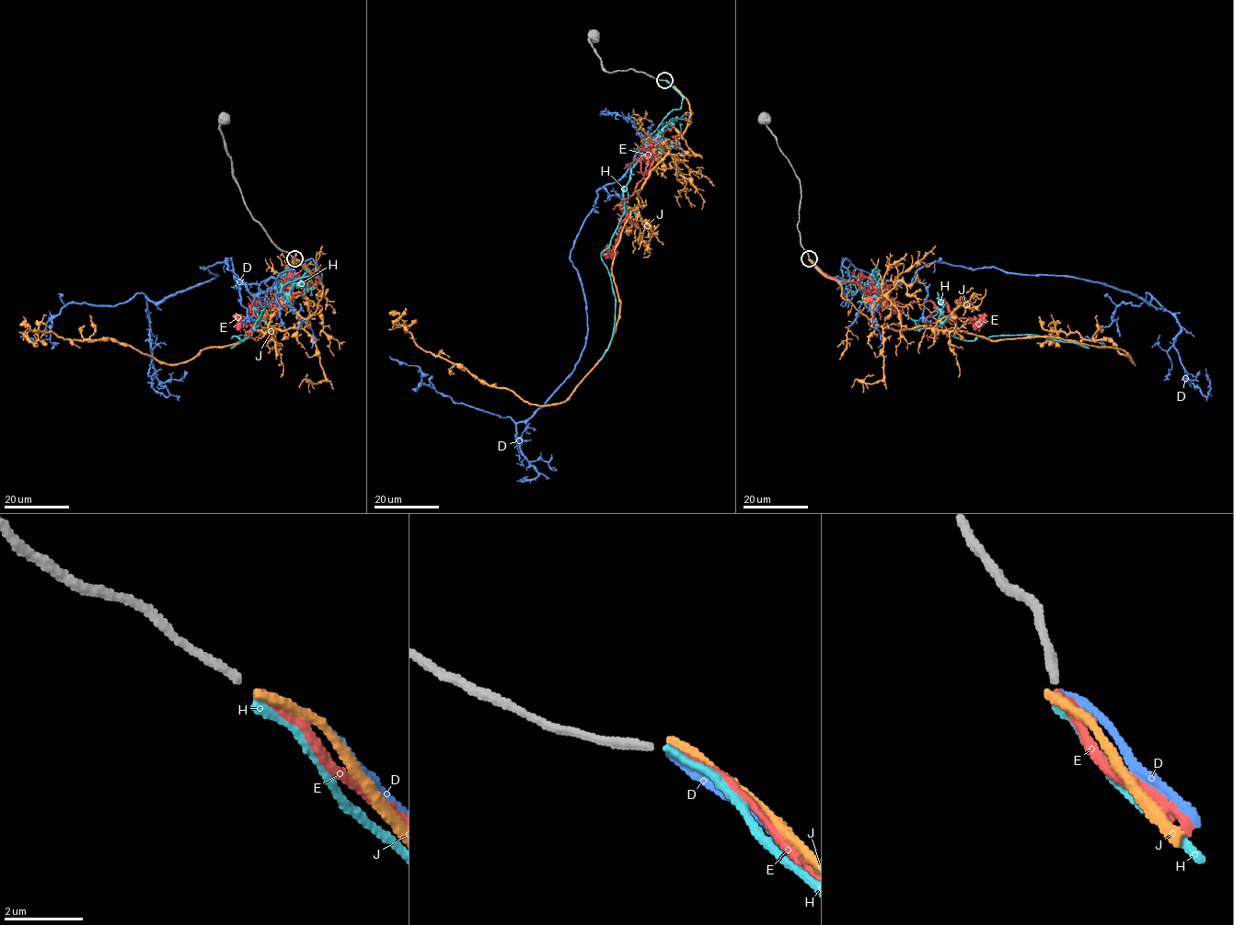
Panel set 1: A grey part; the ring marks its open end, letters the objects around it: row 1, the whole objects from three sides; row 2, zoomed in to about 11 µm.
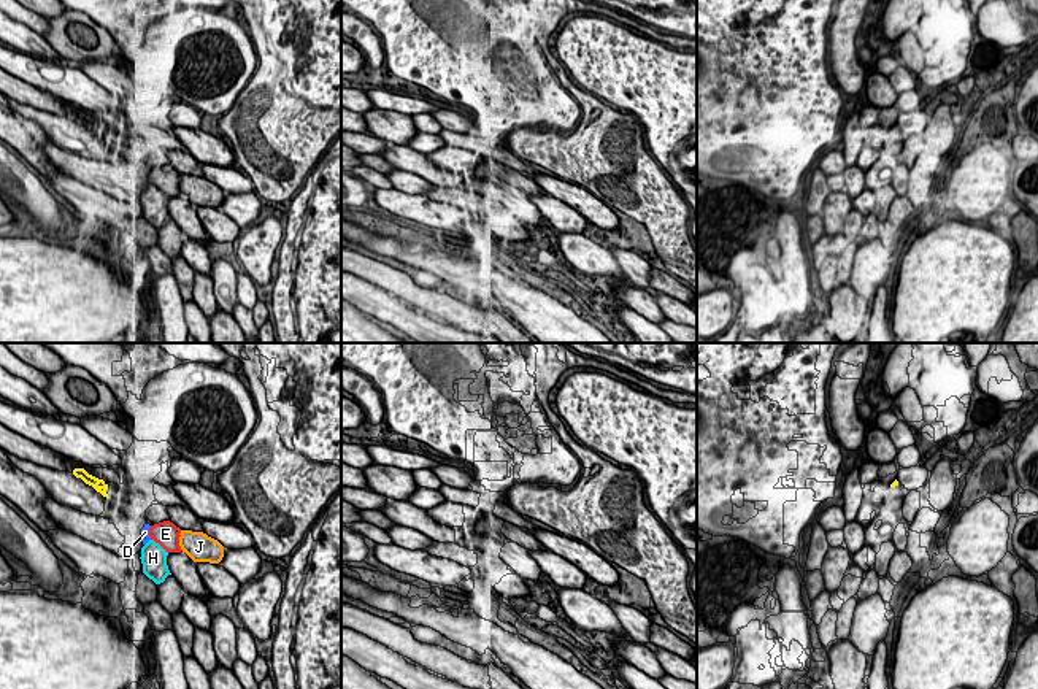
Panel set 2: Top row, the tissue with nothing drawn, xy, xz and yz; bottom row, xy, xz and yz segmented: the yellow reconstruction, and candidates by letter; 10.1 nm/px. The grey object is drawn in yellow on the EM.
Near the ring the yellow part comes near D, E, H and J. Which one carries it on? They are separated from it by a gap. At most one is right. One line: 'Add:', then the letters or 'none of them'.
Add: E

